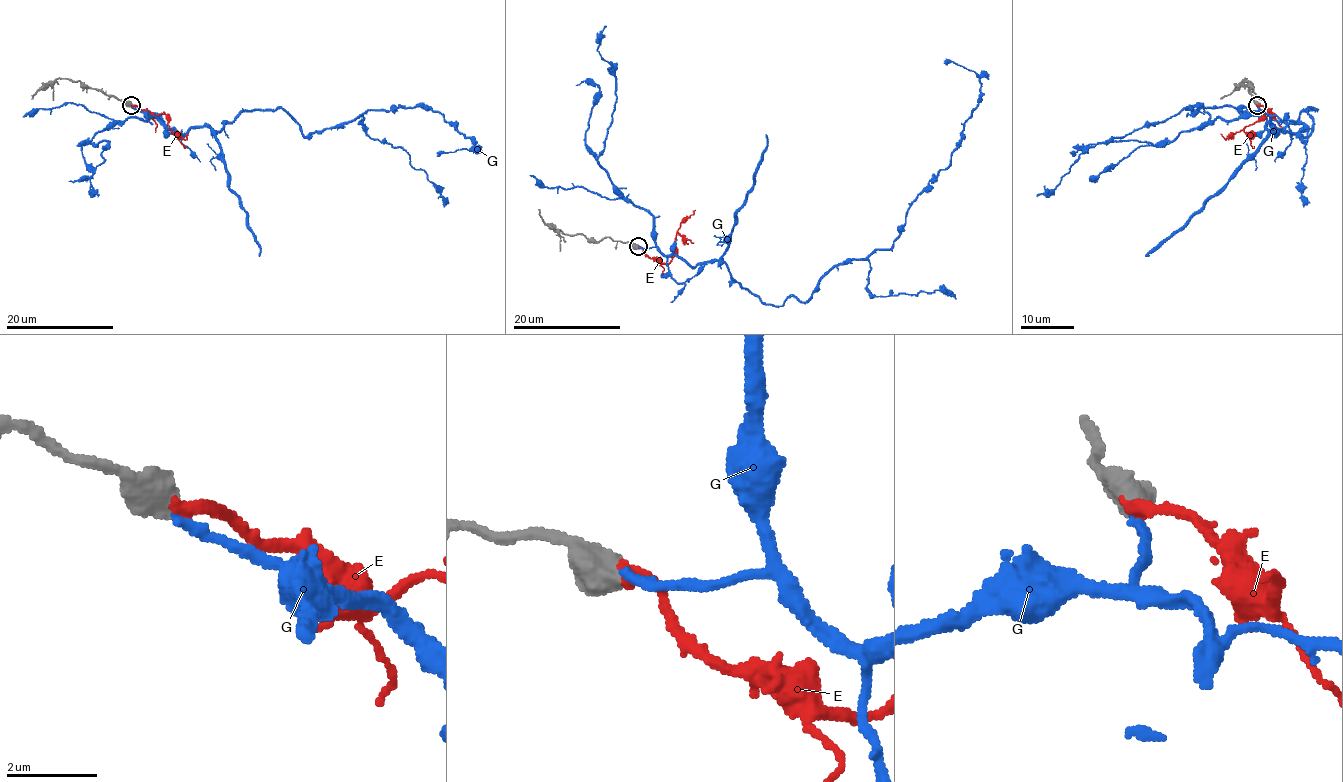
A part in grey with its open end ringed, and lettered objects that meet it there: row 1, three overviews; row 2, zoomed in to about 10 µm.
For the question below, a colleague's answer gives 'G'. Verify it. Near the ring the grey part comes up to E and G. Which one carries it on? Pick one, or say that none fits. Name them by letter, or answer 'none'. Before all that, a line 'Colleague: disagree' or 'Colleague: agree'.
Colleague: disagree
E

